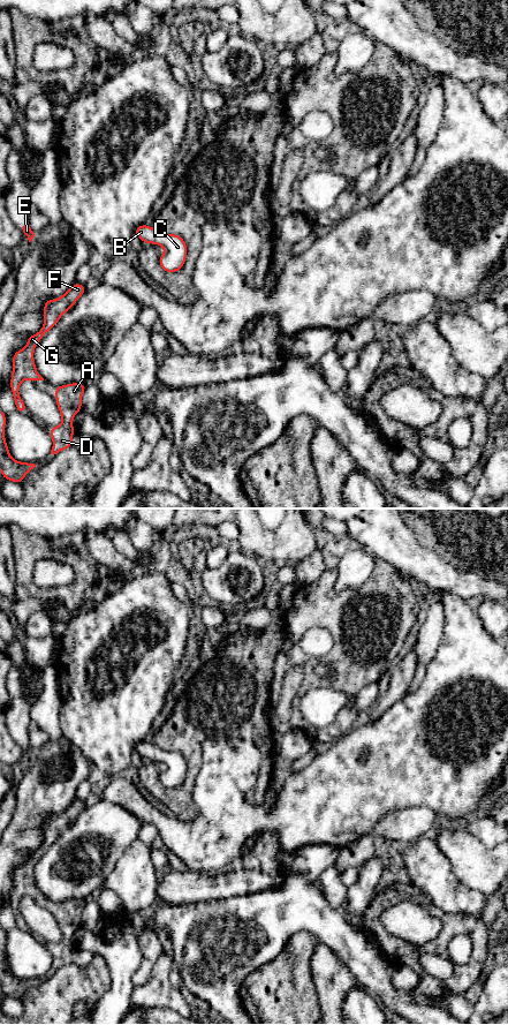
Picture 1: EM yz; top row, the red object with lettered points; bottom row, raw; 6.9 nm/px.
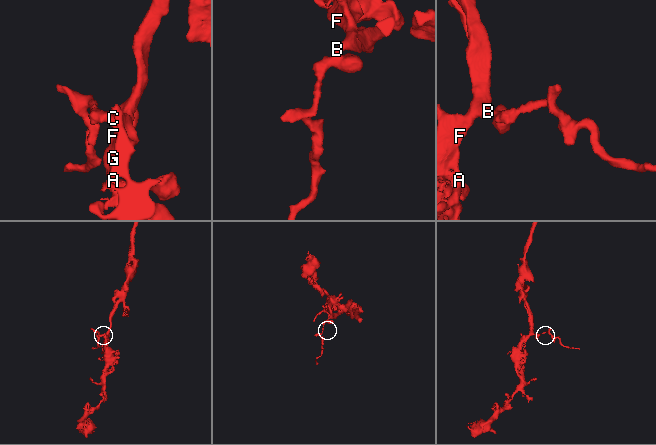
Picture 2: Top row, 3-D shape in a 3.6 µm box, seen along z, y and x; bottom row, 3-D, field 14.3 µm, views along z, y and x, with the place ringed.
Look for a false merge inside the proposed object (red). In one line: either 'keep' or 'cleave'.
keep

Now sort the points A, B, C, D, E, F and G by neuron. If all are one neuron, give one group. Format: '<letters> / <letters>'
A B C D E F G

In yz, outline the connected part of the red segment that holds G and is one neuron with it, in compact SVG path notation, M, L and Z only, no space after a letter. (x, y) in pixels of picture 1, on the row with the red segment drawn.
M75 282L63 295L55 300L45 300L44 306L44 326L35 334L26 336L28 345L15 352L12 363L13 371L10 378L10 390L15 401L15 407L17 412L24 414L26 412L25 404L23 402L18 389L21 383L24 379L30 382L44 380L44 378L38 374L35 360L33 352L35 347L39 340L59 322L60 317L66 314L76 301L84 294L86 291L84 285Z

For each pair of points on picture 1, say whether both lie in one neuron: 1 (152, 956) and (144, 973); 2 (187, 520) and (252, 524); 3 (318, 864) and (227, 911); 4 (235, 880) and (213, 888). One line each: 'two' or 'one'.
1: one
2: one
3: one
4: one

